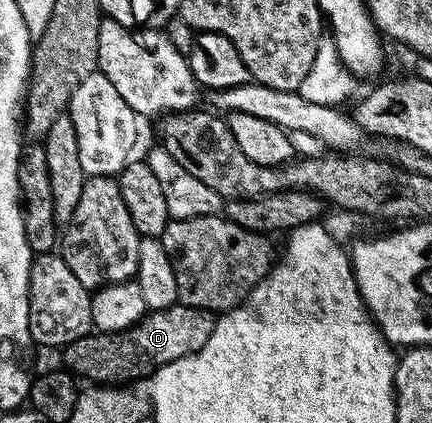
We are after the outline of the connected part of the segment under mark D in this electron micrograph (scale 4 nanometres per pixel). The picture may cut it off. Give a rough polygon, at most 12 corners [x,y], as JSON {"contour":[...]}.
{"contour":[[168,306],[60,351],[93,384],[128,384],[199,352],[214,311]]}

